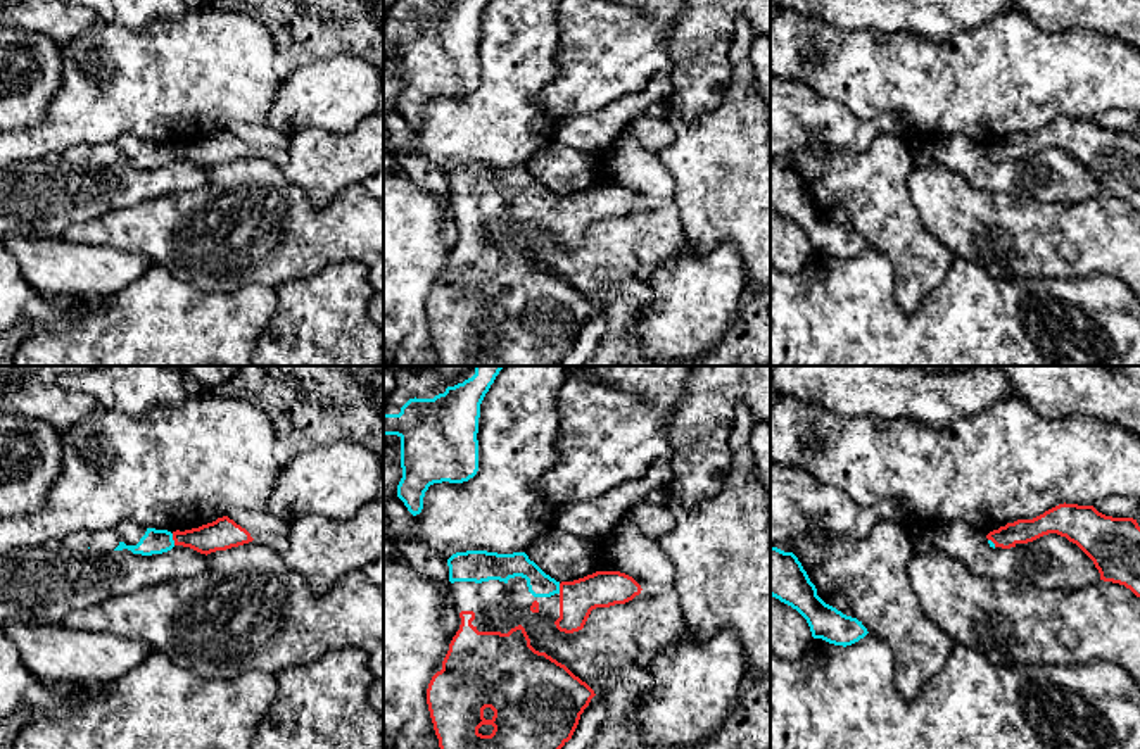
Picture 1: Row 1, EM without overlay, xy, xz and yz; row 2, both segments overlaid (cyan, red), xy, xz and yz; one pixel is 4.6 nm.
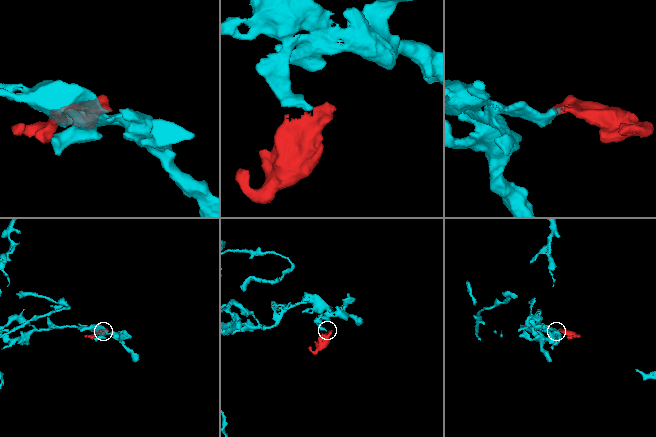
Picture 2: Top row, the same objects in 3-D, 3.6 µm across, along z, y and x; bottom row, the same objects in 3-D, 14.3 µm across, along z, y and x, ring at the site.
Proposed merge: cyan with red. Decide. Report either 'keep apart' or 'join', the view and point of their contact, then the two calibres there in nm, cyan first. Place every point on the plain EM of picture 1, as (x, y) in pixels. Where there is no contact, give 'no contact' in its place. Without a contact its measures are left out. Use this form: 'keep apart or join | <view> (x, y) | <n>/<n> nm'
join | xy (171, 152) | 110/150 nm

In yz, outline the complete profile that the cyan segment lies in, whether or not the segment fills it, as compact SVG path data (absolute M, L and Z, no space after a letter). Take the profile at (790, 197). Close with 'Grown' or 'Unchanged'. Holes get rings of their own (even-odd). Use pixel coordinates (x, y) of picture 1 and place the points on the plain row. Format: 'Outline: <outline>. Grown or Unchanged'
Outline: M770 159L770 209L796 223L812 250L834 259L852 259L869 245L857 231L826 217L793 166Z. Unchanged

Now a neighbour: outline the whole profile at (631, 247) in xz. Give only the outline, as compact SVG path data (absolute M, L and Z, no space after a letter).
M674 202L641 205L625 217L596 221L582 243L560 245L553 233L522 223L515 226L530 259L565 278L594 307L610 302L608 292L627 280L649 285L656 266L670 261L687 242Z

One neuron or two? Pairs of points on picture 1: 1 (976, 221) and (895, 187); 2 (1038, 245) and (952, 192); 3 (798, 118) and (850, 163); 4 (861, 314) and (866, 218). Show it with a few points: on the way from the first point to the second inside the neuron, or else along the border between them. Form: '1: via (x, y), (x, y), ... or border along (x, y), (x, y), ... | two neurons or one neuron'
1: border along (912, 166), (909, 175), (911, 201), (926, 228) | two neurons
2: via (1018, 235), (1007, 226), (980, 220), (973, 213) | one neuron
3: border along (874, 137), (862, 151), (795, 151) | two neurons
4: border along (869, 245), (888, 261), (893, 278) | two neurons

